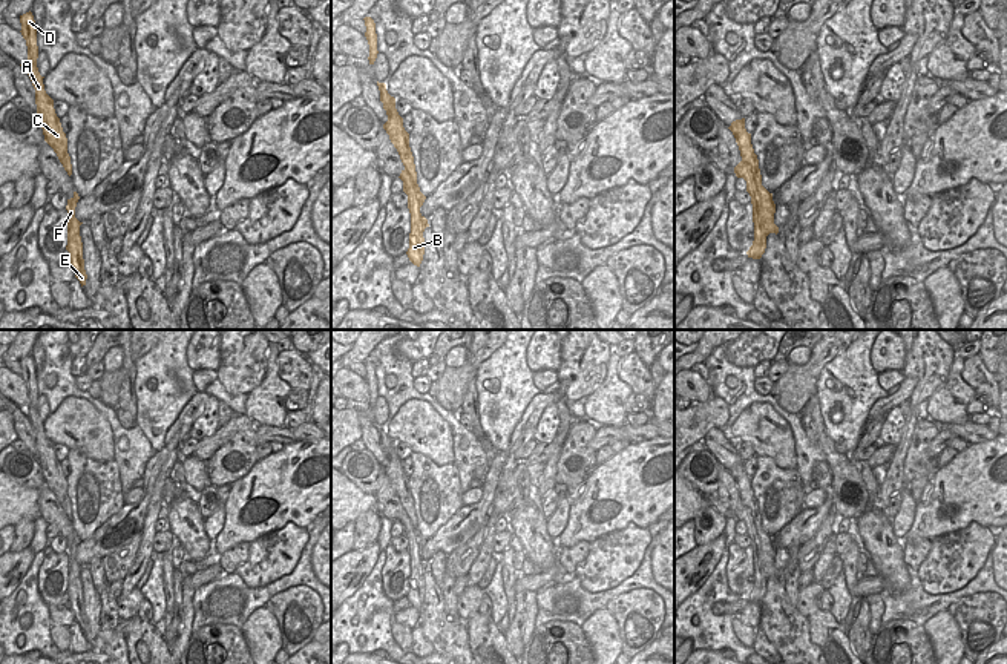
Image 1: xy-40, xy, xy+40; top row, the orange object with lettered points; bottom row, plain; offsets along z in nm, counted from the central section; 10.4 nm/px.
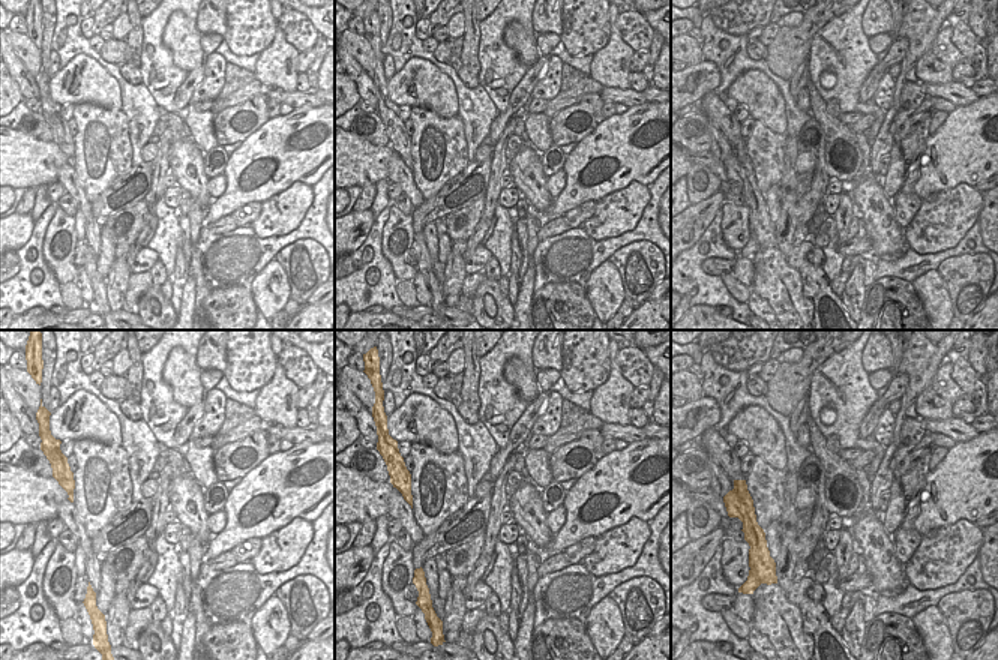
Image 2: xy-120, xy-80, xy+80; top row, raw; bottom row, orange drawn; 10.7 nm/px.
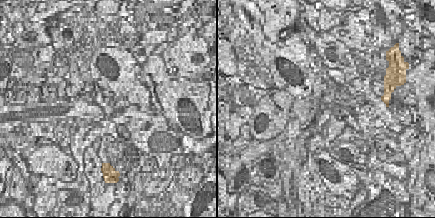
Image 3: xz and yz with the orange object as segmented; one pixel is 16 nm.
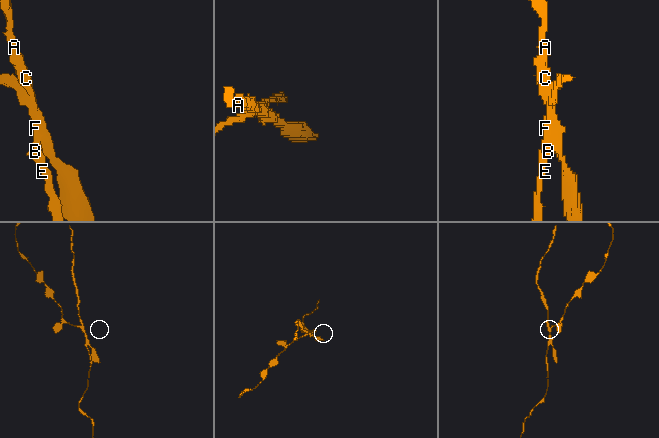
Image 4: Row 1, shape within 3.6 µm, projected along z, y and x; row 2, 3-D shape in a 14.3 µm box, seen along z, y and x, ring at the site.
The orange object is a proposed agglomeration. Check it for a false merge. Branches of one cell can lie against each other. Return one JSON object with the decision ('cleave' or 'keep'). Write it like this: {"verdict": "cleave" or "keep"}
{"verdict": "cleave"}

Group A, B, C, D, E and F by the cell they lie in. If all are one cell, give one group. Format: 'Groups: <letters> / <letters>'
Groups: A C D / B E F

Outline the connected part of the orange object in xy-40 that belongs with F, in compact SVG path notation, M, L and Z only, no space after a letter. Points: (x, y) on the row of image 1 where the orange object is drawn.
M75 198L67 199L67 245L66 250L69 251L71 267L74 268L75 278L80 281L81 287L86 285L86 270L84 270L84 259L83 259L83 242L80 236L80 222L75 218Z

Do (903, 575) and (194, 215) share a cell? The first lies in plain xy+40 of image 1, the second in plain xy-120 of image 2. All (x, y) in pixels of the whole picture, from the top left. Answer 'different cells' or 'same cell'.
different cells

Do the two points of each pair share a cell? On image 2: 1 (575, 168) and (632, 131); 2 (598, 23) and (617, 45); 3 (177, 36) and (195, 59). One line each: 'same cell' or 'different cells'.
1: same cell
2: different cells
3: same cell

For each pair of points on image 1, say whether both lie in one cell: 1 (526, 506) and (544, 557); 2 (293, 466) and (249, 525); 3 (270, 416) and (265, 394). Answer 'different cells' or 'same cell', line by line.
1: same cell
2: same cell
3: same cell

